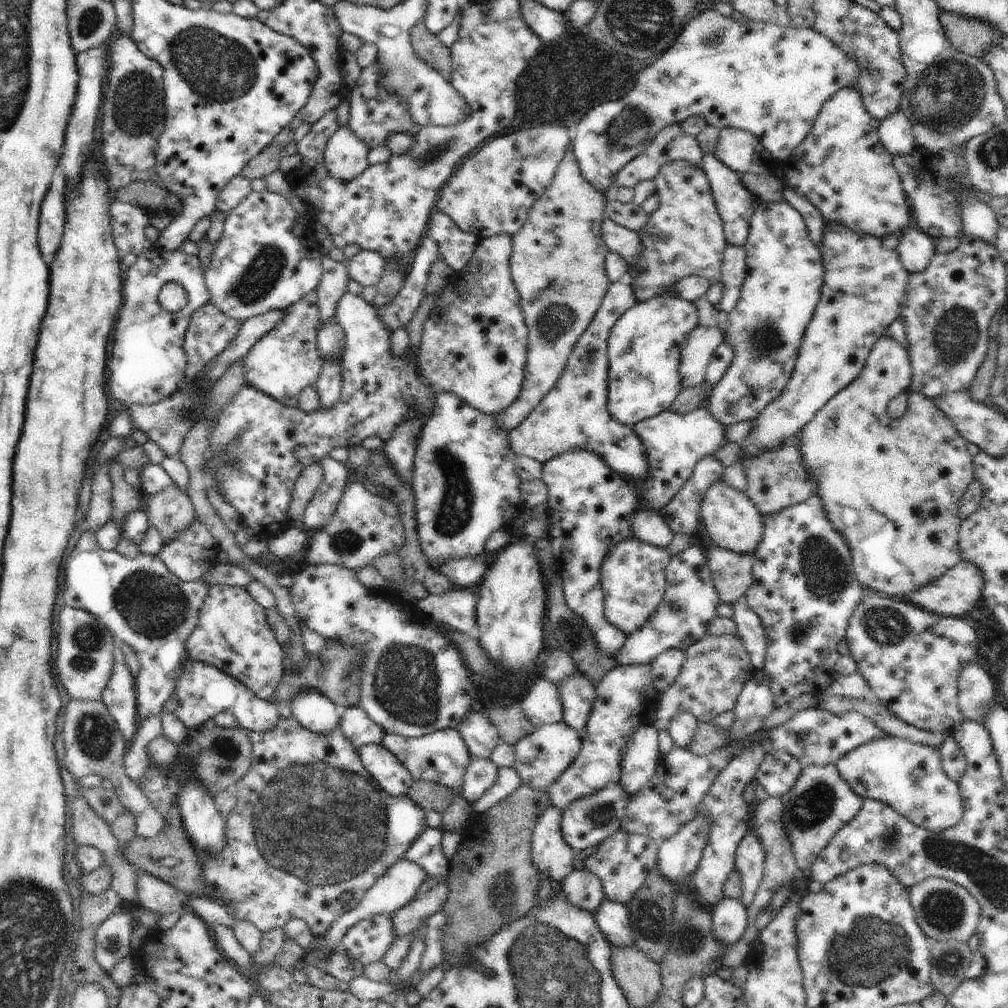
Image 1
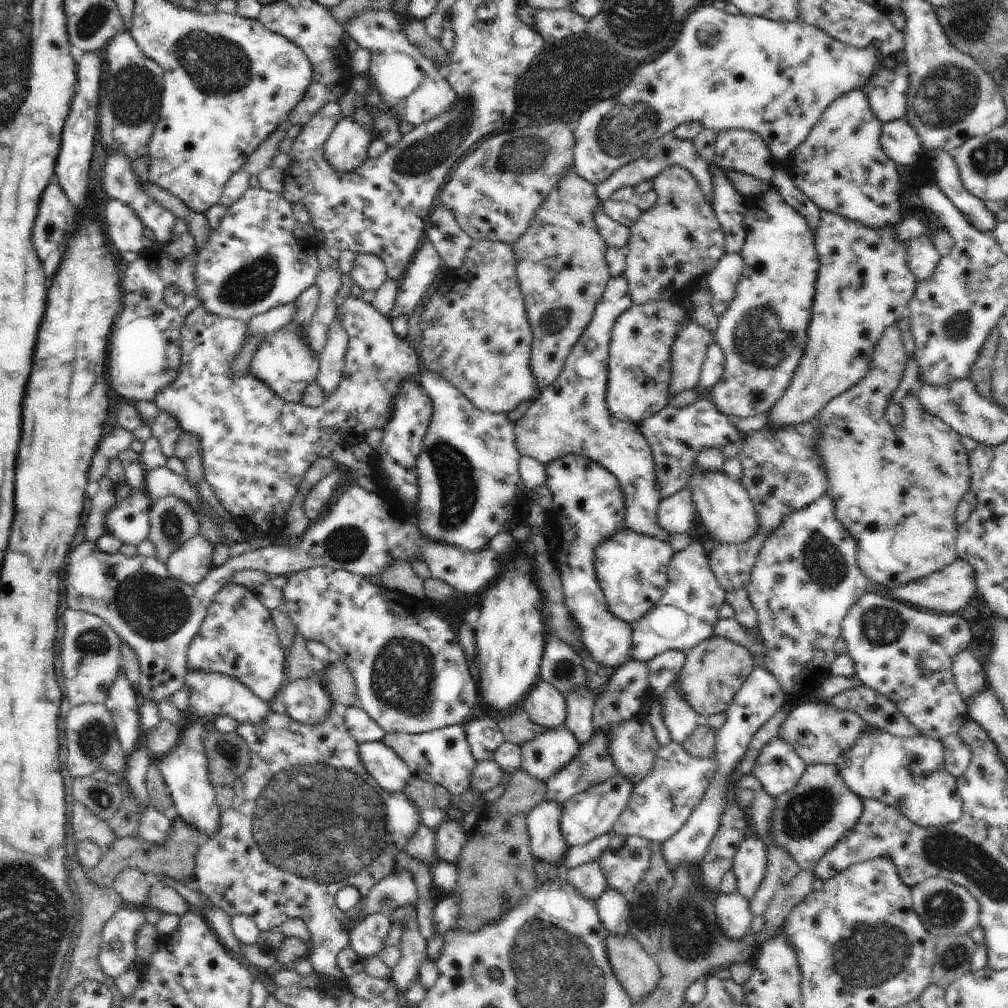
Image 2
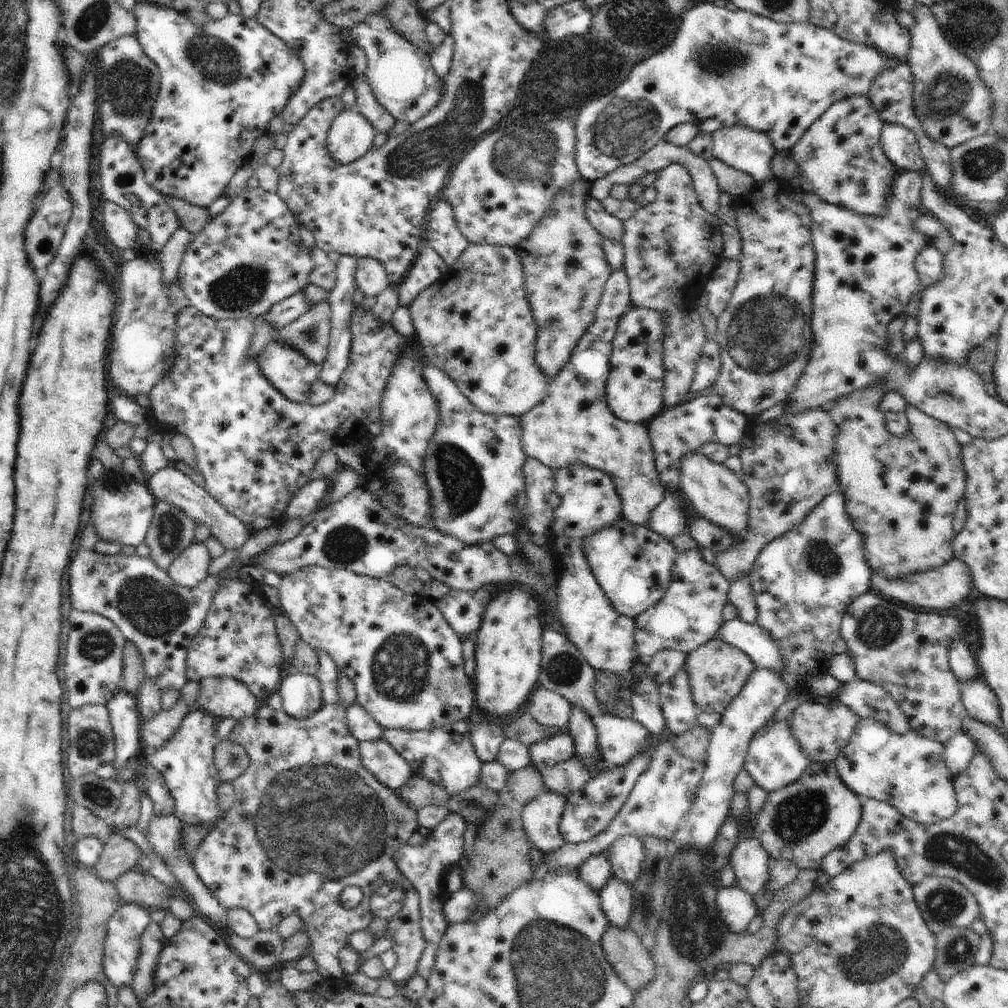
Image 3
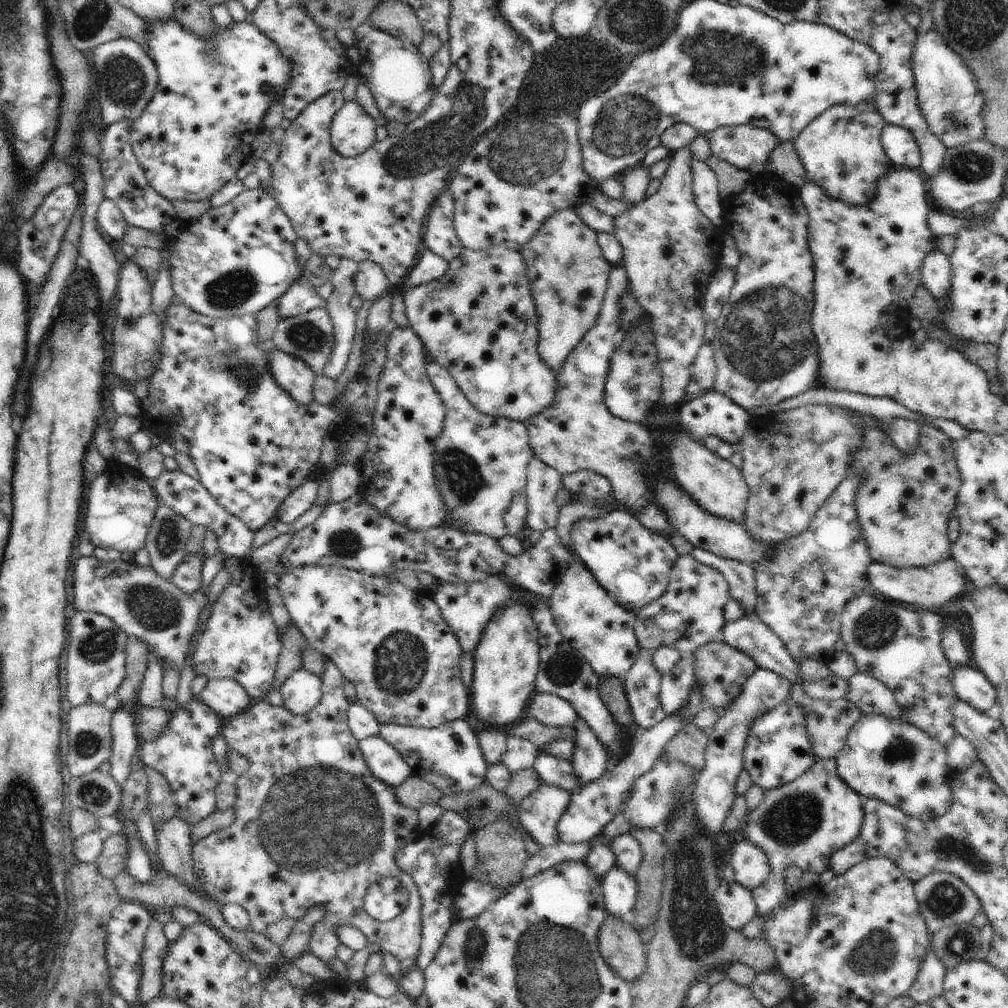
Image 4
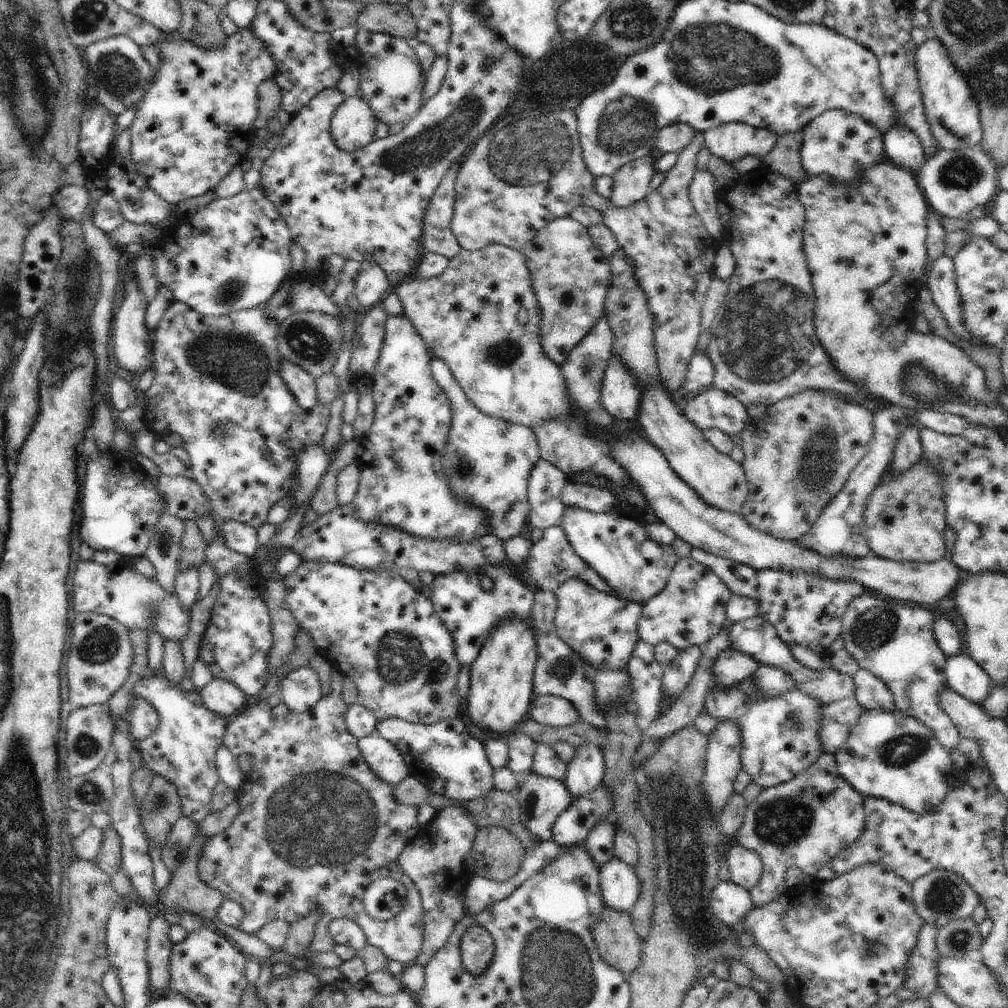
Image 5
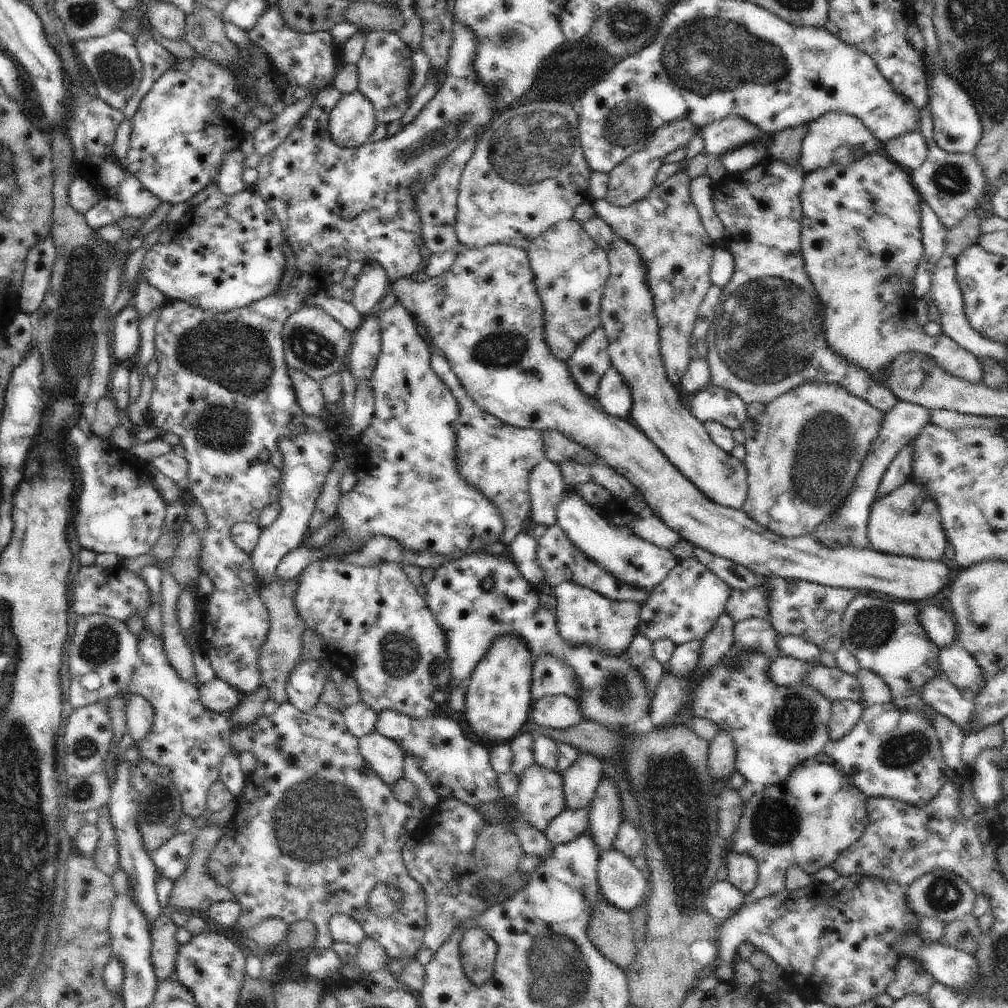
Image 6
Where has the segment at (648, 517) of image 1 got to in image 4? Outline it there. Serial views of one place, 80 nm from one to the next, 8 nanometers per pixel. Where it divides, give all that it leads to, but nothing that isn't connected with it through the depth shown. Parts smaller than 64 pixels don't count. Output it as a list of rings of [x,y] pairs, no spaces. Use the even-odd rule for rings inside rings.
[[[622,264],[613,267],[596,324],[582,337],[557,372],[553,406],[523,423],[529,432],[533,456],[561,475],[590,469],[611,482],[612,494],[620,508],[638,518],[646,505],[655,502],[655,480],[645,471],[652,459],[654,442],[646,424],[625,421],[606,408],[605,382],[610,359],[621,332],[620,301],[627,293],[629,278]]]

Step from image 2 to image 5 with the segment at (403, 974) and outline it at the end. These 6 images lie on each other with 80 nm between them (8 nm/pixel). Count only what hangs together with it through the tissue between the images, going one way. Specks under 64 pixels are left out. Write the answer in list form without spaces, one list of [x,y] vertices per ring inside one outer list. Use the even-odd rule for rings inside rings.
[[[337,669],[330,676],[330,683],[333,690],[327,696],[323,698],[311,709],[310,712],[298,713],[294,710],[290,710],[286,704],[280,703],[275,708],[269,706],[267,700],[258,702],[256,706],[252,706],[249,709],[243,709],[236,716],[230,719],[228,728],[226,728],[226,734],[224,736],[224,744],[229,752],[232,752],[233,756],[250,754],[252,756],[252,768],[248,772],[248,778],[242,782],[242,787],[238,790],[237,804],[239,805],[239,812],[234,822],[230,824],[229,828],[219,832],[217,835],[210,837],[203,844],[203,852],[199,852],[197,860],[198,876],[214,890],[218,889],[225,898],[226,901],[237,902],[244,910],[245,915],[242,919],[242,924],[238,931],[241,931],[243,935],[251,937],[256,935],[257,932],[269,926],[272,920],[282,919],[289,923],[295,923],[301,918],[304,918],[314,908],[319,908],[322,911],[322,918],[315,926],[315,935],[308,948],[308,953],[327,953],[334,948],[334,940],[328,934],[329,926],[333,923],[333,920],[337,918],[349,918],[352,919],[367,936],[367,944],[380,948],[382,952],[391,960],[398,960],[404,966],[414,964],[415,960],[421,951],[423,943],[424,932],[424,909],[421,901],[421,894],[418,887],[414,884],[414,881],[402,870],[402,867],[398,864],[398,857],[404,850],[406,844],[408,844],[408,832],[413,827],[417,827],[417,815],[419,812],[418,807],[407,806],[406,804],[398,803],[394,797],[394,790],[390,784],[381,780],[370,770],[370,766],[364,761],[360,748],[358,747],[358,739],[356,739],[349,731],[346,725],[345,715],[349,706],[342,700],[342,683],[346,677]],[[381,878],[395,878],[399,880],[407,888],[406,906],[402,910],[401,915],[394,917],[387,921],[374,920],[364,908],[363,898],[367,888],[375,881]]]

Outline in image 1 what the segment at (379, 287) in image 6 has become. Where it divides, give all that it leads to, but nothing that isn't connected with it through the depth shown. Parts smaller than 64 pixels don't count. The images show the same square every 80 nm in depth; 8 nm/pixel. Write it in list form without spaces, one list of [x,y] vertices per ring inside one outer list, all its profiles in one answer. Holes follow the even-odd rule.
[[[362,249],[347,264],[349,278],[364,287],[376,286],[382,276],[387,260],[378,252]]]

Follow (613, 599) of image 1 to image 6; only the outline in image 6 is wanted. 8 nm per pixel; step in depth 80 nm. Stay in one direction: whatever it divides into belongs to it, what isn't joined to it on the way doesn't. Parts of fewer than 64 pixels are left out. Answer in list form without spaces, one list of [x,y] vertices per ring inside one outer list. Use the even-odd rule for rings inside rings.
[[[566,490],[557,508],[556,524],[575,544],[575,547],[594,561],[601,569],[617,578],[621,583],[651,593],[666,575],[678,566],[679,560],[671,549],[660,548],[641,539],[630,527],[618,527],[598,509],[589,506],[580,496]]]

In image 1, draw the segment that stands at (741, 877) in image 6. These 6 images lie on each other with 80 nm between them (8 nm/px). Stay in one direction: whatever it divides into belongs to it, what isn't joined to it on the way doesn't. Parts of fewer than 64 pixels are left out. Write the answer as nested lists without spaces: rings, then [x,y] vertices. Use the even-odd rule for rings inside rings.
[[[751,829],[742,837],[736,849],[735,869],[743,878],[743,893],[740,899],[748,910],[763,879],[765,869],[765,852],[761,839]]]

